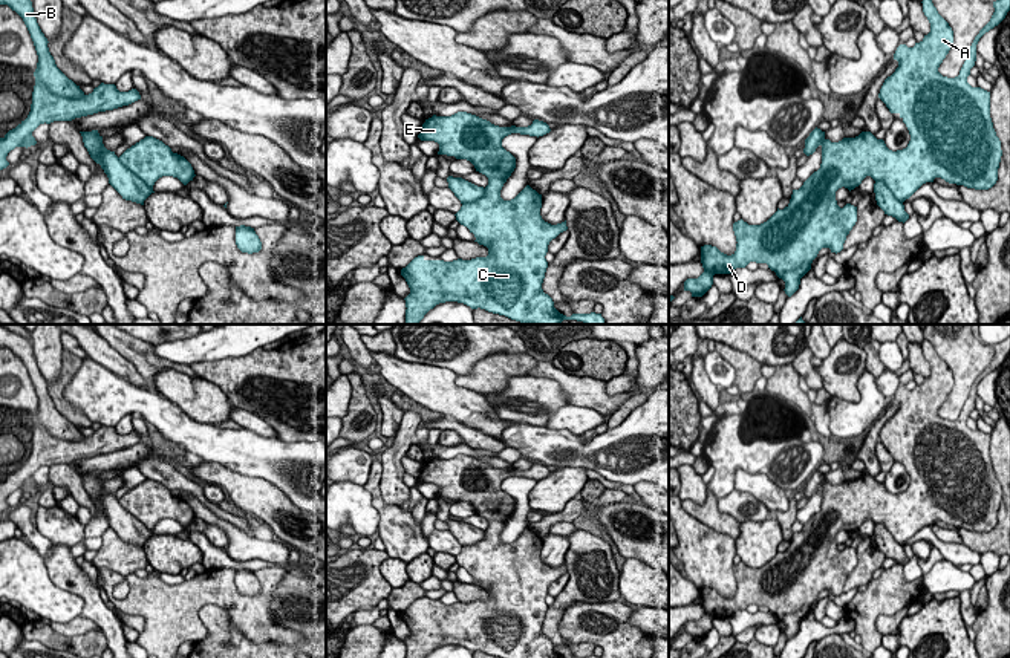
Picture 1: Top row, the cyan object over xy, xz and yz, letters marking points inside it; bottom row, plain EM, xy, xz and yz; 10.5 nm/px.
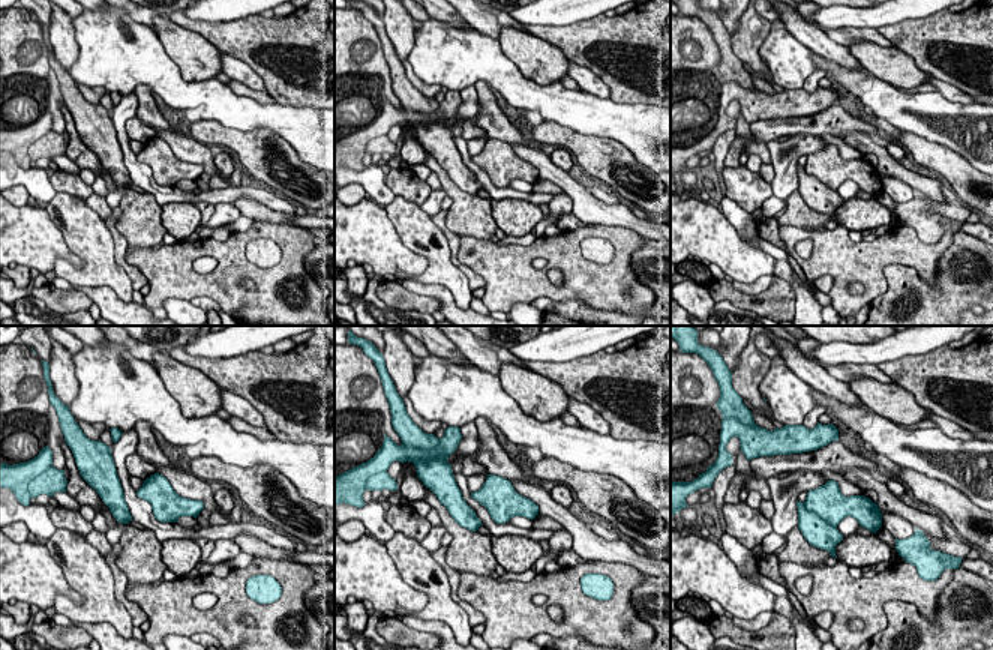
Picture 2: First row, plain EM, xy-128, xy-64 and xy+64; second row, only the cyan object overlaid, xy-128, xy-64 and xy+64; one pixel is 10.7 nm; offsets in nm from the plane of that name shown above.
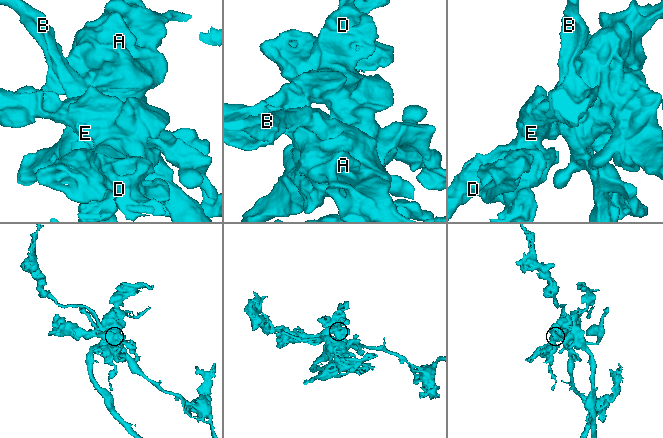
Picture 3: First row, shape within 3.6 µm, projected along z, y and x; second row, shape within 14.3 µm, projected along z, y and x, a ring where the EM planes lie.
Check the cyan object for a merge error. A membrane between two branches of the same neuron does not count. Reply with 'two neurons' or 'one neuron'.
two neurons

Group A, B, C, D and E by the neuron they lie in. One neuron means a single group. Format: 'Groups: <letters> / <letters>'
Groups: A C D E / B

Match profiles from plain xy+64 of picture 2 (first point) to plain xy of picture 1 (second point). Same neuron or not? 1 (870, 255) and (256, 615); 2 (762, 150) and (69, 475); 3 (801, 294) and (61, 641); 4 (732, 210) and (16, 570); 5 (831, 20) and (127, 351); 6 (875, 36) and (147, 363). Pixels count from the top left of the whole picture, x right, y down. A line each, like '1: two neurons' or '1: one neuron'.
1: one neuron
2: one neuron
3: two neurons
4: two neurons
5: two neurons
6: one neuron

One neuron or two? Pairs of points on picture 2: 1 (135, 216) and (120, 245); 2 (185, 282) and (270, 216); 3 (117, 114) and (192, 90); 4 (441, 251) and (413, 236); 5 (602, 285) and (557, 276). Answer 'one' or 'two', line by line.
1: two
2: two
3: two
4: one
5: two

